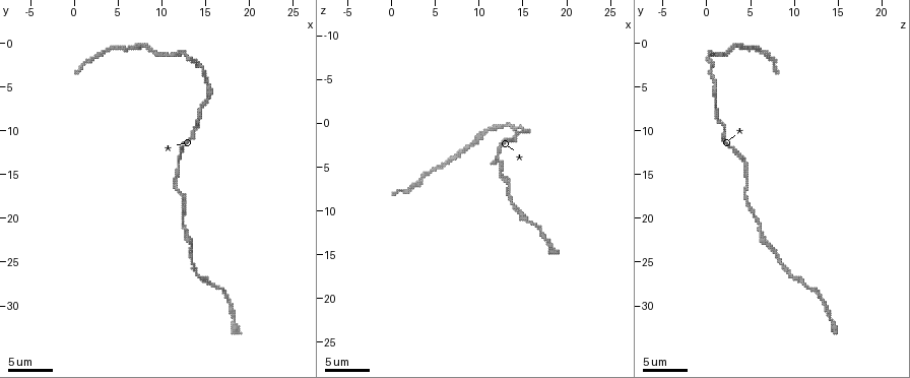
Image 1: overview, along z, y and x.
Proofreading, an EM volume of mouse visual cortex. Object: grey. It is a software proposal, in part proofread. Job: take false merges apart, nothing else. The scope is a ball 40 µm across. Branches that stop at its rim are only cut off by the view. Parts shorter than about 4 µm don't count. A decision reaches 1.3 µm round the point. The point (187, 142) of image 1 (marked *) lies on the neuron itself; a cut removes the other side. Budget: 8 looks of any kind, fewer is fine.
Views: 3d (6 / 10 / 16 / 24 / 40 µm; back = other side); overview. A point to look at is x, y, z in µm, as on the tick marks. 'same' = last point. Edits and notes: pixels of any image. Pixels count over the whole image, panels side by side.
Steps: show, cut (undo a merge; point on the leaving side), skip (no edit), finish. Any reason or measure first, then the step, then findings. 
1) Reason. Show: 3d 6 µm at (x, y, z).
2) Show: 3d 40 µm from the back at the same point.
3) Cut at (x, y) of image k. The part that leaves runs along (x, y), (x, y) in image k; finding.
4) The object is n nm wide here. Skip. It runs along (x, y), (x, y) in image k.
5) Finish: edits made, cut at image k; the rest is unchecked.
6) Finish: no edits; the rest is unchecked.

A narrow waist. Show: 3d 6 µm at (11.6, 16.0, 4.8).

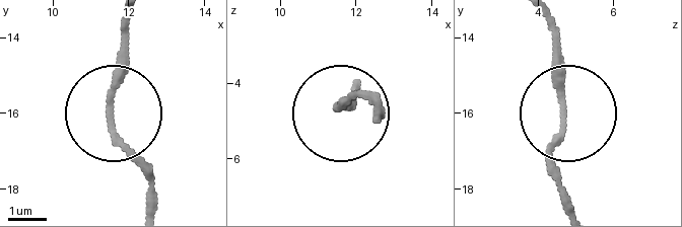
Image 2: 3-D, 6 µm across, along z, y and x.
The object is 170 nm wide here. Skip. It runs along (128, 16), (115, 133), (150, 187) in image 2; all the same neuron.

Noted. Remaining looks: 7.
Thick turns thin. Show: 3d 10 µm at (15.4, 27.2, 11.2).

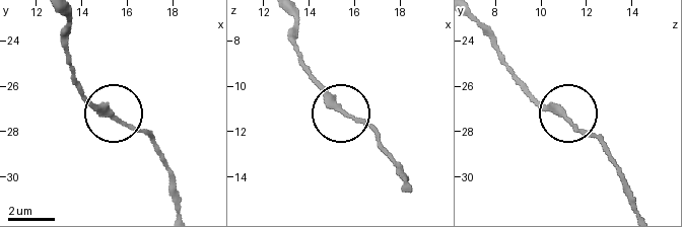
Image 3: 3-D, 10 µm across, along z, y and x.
Skip. It runs along (67, 21), (69, 62), (80, 91), (159, 147) in image 3; one neuron here.

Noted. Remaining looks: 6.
Calibre changes. Show: 3d 16 µm at (12.8, 21.2, 6.2).

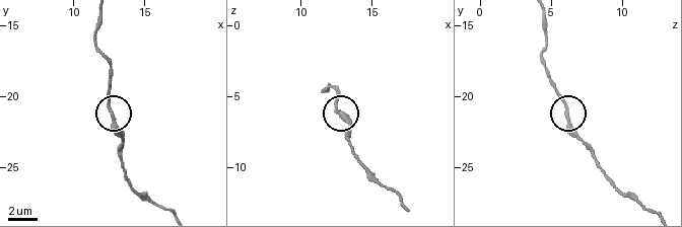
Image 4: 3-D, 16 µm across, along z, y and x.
Skip. It runs along (100, 17), (96, 47), (108, 65), (112, 127), (122, 147) in image 4; continuous, no second neuron.

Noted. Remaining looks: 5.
Sudden change in width. Show: 3d 6 µm at (15.0, 7.0, 1.0).

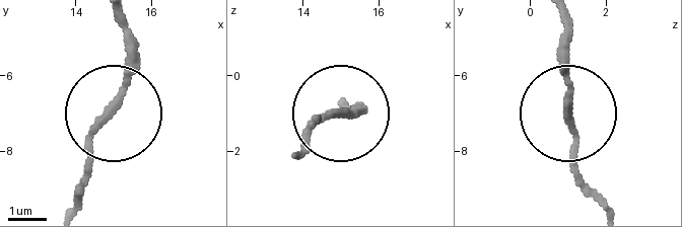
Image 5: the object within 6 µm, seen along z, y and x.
The object is 180 nm wide here. Skip. Continuous, no second neuron.

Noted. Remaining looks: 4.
Finish: no edits; the rest is unchecked.

